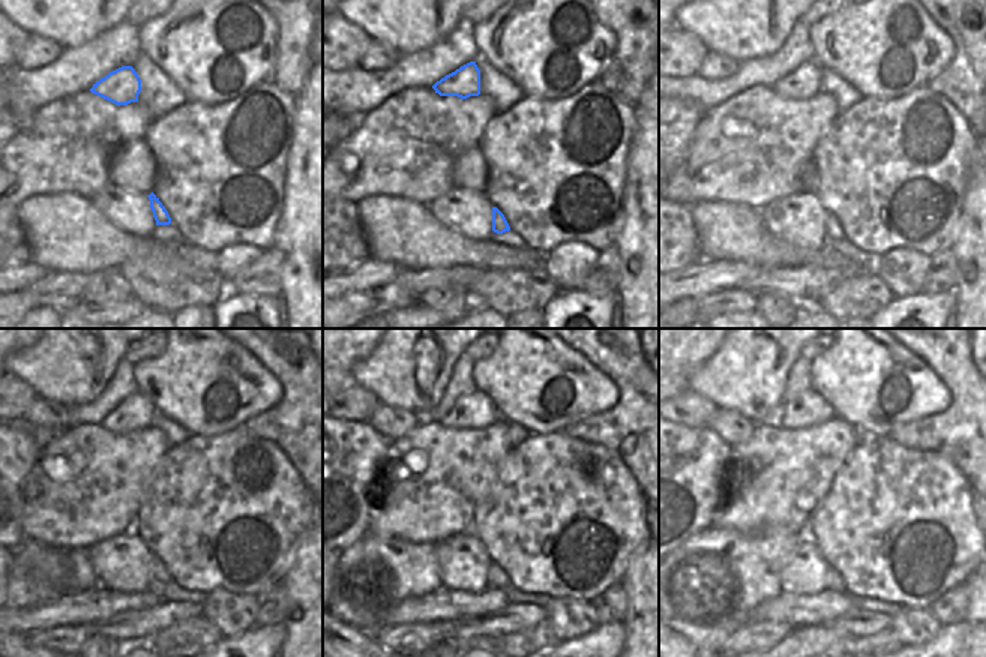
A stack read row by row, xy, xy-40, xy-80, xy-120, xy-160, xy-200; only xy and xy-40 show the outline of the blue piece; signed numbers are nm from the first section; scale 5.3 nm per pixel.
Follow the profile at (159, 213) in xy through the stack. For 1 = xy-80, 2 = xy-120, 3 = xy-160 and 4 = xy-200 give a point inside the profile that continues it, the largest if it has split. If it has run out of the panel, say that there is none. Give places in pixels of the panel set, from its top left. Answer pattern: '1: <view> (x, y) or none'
1: xy-80 (833, 231)
2: xy-120 (158, 572)
3: xy-160 (497, 578)
4: xy-200 (833, 581)

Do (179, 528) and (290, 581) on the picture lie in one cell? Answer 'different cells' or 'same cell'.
different cells

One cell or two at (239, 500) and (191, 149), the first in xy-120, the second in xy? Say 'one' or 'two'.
one

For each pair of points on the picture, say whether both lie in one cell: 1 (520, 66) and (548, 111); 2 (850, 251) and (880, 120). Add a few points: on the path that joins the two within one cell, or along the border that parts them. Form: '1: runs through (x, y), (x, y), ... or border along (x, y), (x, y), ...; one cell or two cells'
1: border along (574, 92), (565, 98), (526, 99); two cells
2: border along (847, 239), (857, 248), (880, 255); two cells

